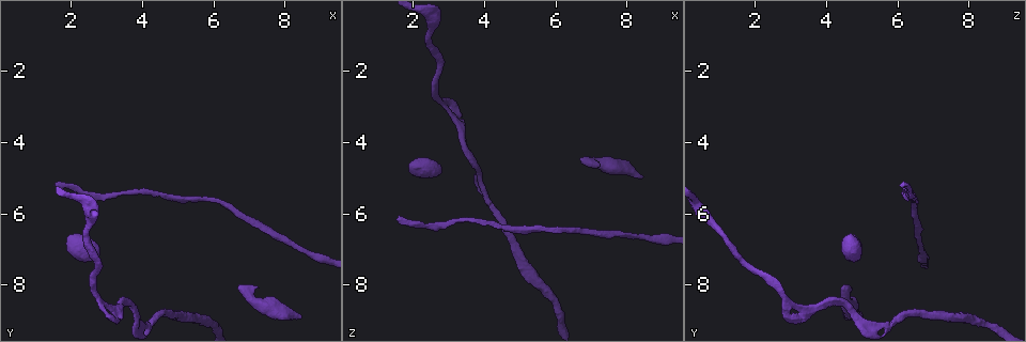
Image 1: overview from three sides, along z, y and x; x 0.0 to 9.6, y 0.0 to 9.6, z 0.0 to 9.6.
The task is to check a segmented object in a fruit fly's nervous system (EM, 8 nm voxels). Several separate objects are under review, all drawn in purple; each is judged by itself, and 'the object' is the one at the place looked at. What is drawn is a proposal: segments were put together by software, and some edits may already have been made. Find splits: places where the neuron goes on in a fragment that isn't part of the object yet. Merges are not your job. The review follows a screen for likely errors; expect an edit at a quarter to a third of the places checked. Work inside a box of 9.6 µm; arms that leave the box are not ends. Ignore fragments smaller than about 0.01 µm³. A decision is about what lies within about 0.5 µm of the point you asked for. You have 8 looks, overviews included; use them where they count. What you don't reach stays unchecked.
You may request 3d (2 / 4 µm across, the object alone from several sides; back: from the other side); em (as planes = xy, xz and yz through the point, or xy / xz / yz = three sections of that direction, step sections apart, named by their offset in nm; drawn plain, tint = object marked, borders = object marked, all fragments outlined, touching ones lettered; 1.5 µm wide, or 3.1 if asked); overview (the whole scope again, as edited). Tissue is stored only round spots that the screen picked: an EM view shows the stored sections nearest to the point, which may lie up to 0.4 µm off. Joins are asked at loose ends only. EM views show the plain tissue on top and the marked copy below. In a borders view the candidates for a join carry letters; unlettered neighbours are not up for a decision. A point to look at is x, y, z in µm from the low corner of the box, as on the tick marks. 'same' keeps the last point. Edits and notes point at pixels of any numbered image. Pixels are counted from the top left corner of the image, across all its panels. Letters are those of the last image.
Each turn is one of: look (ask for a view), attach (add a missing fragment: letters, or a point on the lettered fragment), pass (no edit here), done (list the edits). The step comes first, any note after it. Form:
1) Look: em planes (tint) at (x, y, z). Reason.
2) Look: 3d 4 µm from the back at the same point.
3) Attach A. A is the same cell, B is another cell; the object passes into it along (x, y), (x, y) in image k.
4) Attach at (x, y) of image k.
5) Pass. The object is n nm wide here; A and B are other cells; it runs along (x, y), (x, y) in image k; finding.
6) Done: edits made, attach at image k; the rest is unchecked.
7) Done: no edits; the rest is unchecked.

Look: em 3.1 µm xz step 8 (tint) at (2.70, 7.25, 4.90). Stops while still wide.

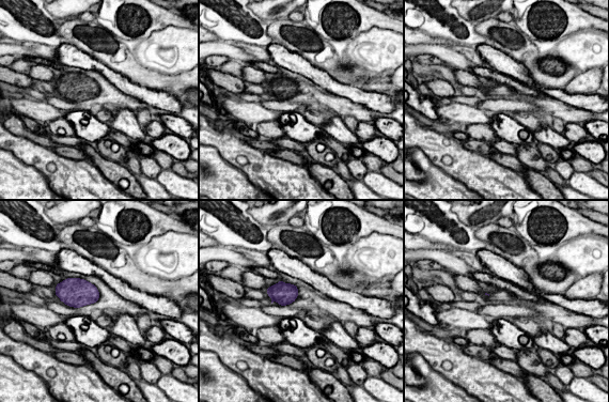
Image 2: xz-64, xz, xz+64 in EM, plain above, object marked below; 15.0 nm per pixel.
Look: em 3.1 µm planes (tint) at the same point.

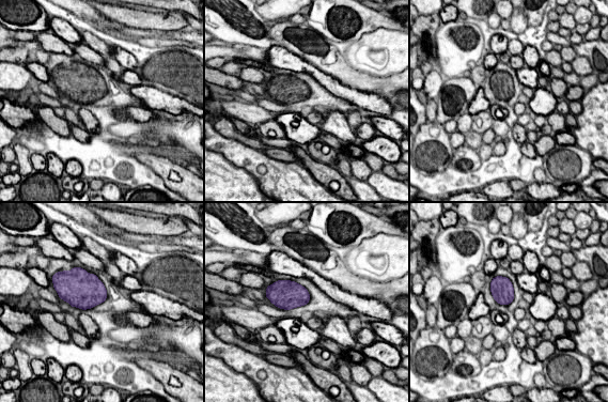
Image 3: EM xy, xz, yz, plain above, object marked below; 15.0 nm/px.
Look: em 3.1 µm planes (borders) at the same point. See the neighbours.

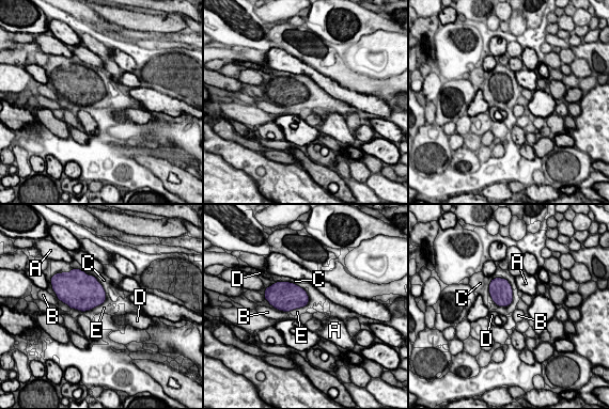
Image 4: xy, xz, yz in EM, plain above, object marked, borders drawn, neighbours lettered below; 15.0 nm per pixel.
Attach at (104, 308) of image 4. The longest contact is with C, 440 nm; E is the same cell, A, B, C and D are other cells; the object passes into it along (87, 293), (97, 305), (104, 308) in image 4; the neuron continues.

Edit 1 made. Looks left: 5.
Look: em planes (borders) at (2.85, 8.80, 2.75). Branch stops here.

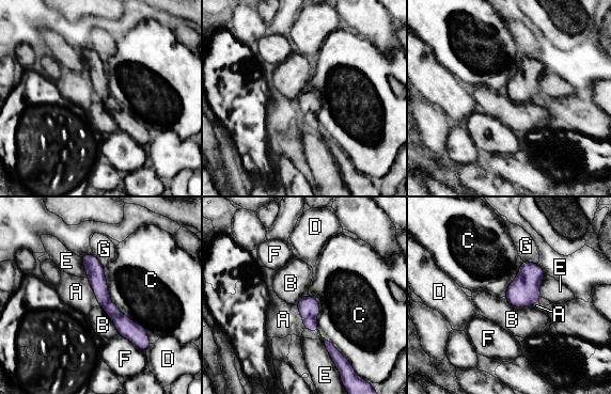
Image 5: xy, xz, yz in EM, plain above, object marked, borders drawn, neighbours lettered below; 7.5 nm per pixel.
Pass. The object is 110 nm wide here; the longest contact is with C, 600 nm; A, B, C, D, E, F and G are other cells; none of them fits.

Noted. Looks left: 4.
Done: edits made, attach at image 4; the rest is unchecked.

